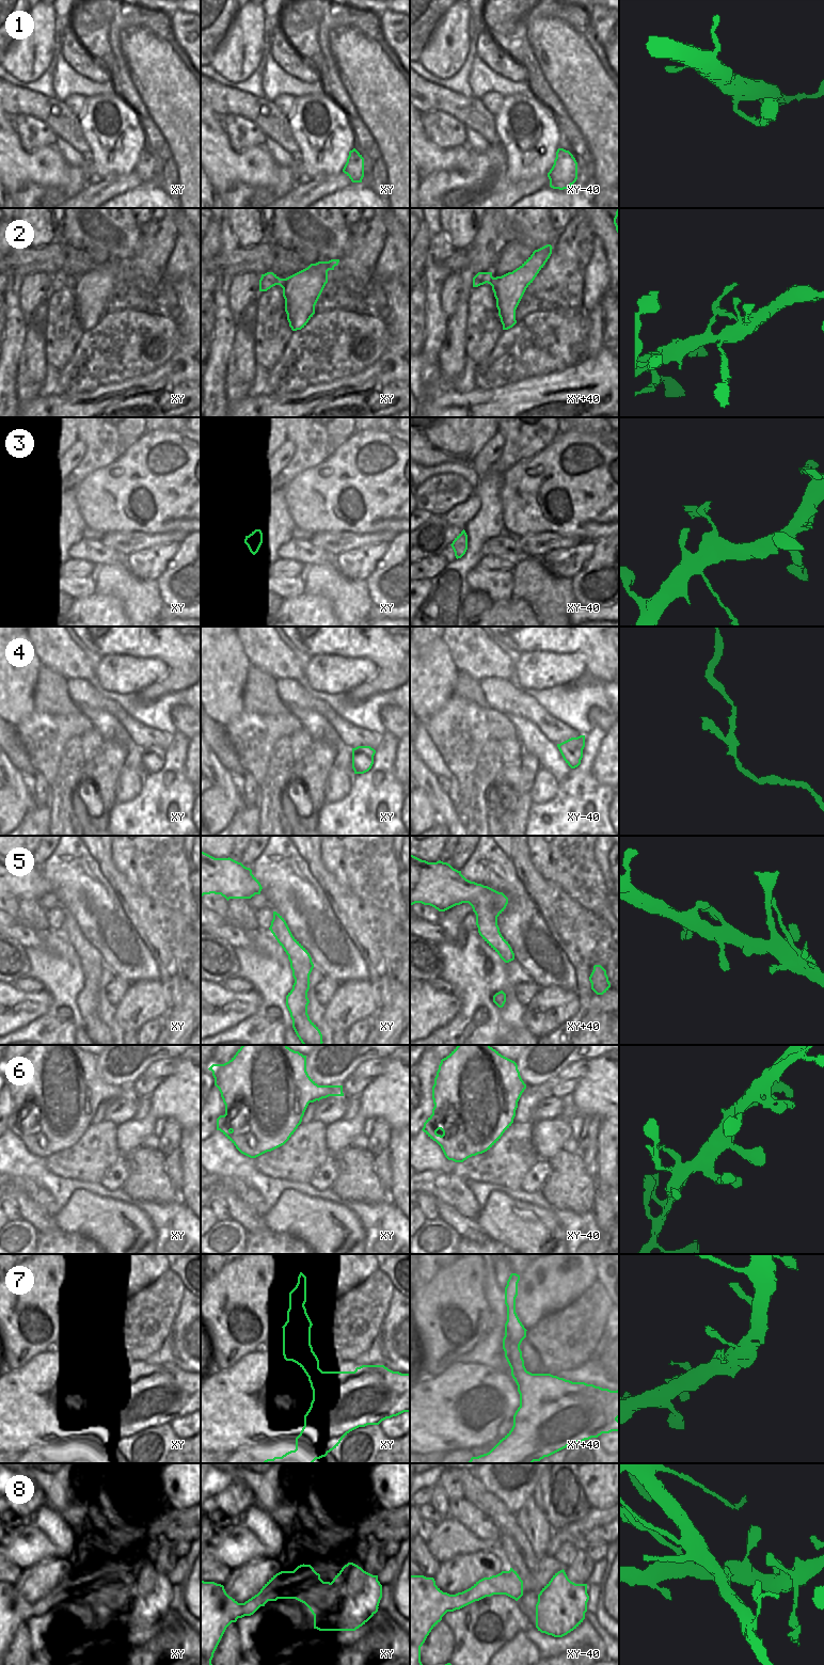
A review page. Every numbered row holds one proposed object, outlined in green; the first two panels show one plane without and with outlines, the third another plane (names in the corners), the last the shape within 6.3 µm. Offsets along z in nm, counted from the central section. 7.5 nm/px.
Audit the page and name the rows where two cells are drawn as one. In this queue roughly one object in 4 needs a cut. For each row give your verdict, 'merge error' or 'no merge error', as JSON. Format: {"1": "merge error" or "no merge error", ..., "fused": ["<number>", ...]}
{"1": "no merge error", "2": "no merge error", "3": "no merge error", "4": "no merge error", "5": "no merge error", "6": "no merge error", "7": "no merge error", "8": "merge error", "fused": ["8"]}

